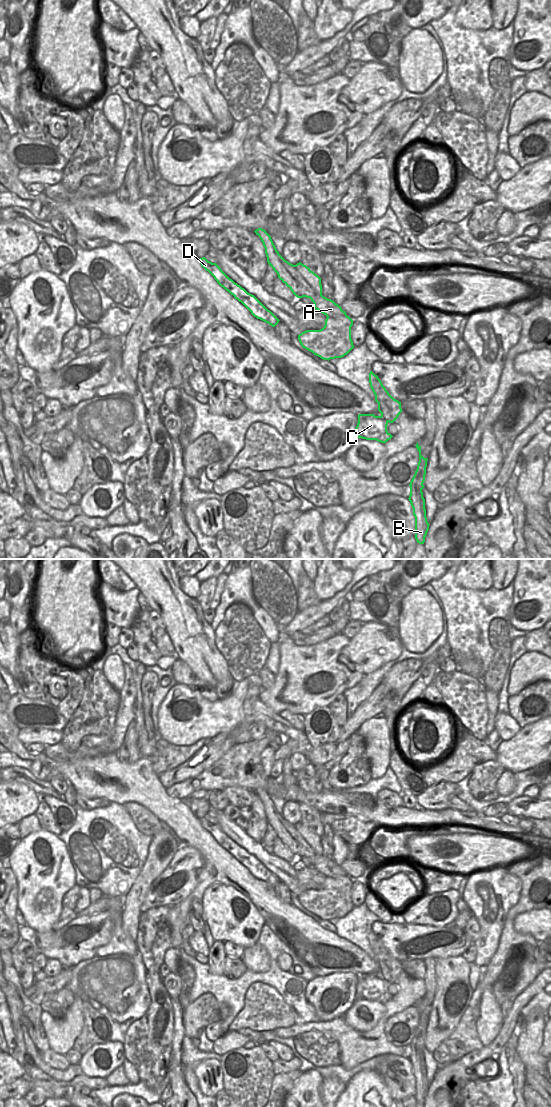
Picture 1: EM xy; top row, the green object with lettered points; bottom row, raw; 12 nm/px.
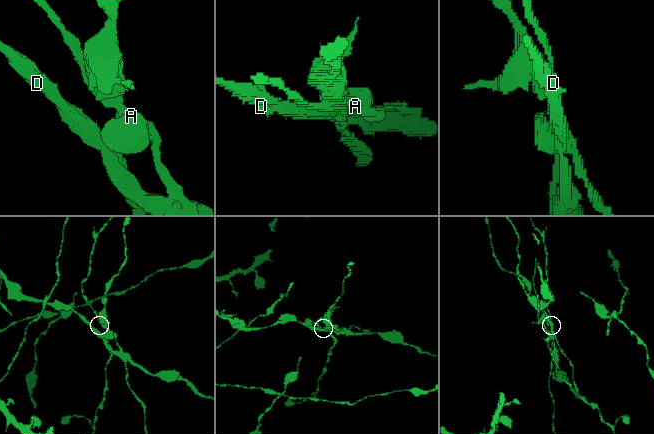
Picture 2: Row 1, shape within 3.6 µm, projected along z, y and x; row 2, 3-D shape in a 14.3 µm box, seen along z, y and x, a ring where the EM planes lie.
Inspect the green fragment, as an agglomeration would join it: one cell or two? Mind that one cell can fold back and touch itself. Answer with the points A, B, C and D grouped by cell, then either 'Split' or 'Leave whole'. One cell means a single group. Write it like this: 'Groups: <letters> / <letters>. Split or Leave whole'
Groups: A B / C D. Split.

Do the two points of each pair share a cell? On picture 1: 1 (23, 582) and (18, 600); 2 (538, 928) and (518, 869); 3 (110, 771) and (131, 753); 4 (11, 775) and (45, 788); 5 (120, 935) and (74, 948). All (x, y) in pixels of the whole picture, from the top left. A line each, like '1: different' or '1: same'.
1: same
2: different
3: different
4: same
5: different

